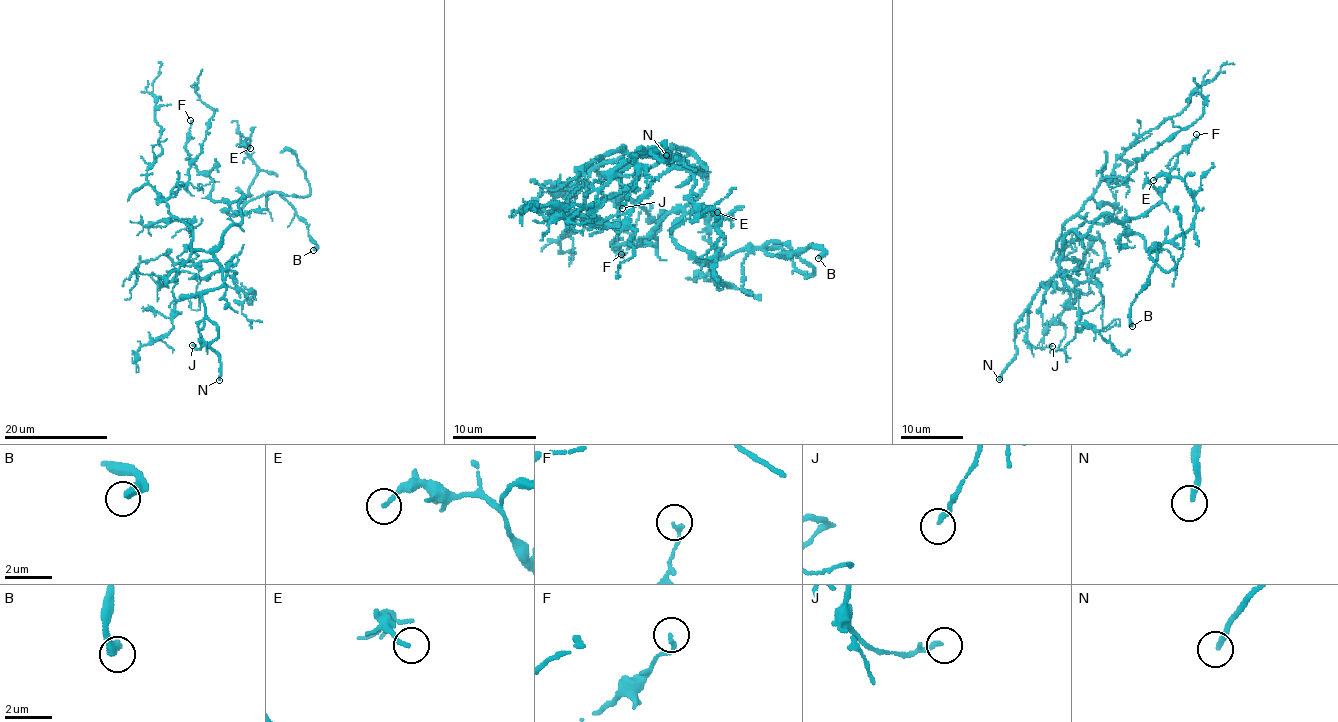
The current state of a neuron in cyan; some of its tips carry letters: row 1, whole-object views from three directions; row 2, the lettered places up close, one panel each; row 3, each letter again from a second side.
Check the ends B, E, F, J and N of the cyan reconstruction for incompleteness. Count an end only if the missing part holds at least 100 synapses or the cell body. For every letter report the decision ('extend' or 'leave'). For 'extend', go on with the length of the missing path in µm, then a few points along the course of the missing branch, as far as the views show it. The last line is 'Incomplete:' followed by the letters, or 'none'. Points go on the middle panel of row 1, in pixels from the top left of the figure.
B: leave
E: leave
F: leave
J: leave
N: extend; about 35 µm are missing; missing branch runs (666, 155), (648, 150), (625, 155), (579, 139), (557, 125), (561, 110), (542, 110), (530, 114), (526, 121)
Incomplete: N

